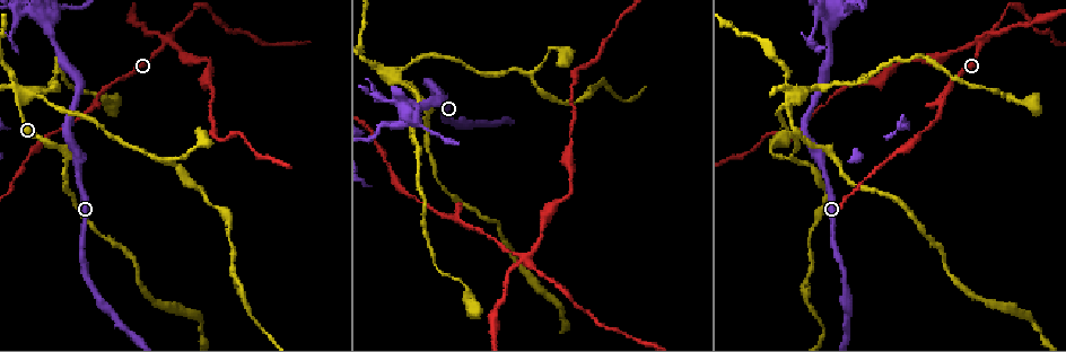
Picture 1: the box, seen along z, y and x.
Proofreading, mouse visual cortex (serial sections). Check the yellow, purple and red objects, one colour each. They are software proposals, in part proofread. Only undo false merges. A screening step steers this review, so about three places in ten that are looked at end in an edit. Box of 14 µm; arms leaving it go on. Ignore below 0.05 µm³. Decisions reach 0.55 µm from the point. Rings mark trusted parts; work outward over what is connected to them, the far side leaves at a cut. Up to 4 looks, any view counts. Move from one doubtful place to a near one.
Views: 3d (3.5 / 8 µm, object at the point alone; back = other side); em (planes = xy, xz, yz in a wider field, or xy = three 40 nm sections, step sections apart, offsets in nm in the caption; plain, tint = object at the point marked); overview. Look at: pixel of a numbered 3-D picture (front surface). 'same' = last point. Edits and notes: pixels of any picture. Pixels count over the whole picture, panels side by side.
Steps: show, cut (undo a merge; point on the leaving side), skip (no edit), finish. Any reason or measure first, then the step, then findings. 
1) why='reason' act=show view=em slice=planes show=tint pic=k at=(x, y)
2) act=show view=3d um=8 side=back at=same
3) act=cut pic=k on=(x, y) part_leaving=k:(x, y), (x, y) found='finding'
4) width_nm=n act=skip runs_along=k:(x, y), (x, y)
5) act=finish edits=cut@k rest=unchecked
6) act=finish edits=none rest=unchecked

why='abrupt turn' act=show view=3d um=8 pic=1 at=(838, 11)

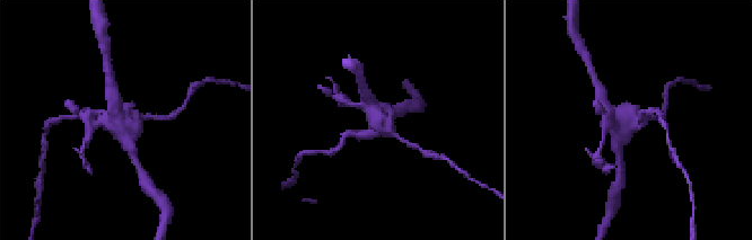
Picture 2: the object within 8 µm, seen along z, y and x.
why='now the EM' act=show view=em slice=planes show=tint pic=2 at=(629, 123)

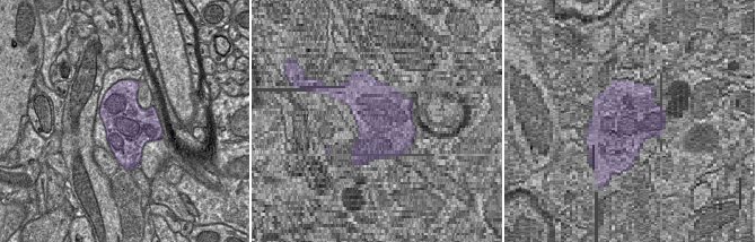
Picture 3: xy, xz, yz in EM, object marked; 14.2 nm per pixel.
act=cut pic=2 on=(376, 133) part_leaving=2:(379, 112), (378, 125), (396, 135) found='two cells meet here'

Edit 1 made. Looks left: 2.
why='abrupt turn' act=show view=3d um=3.5 pic=1 at=(25, 93)

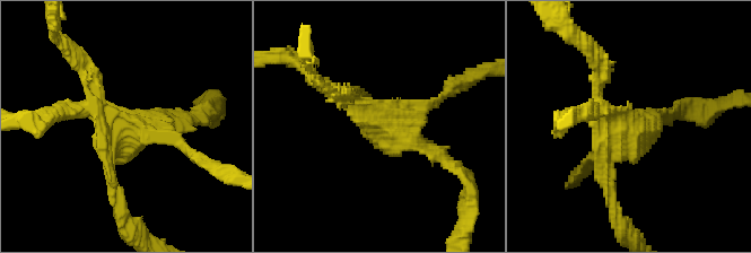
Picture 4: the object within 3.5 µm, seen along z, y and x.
arms=3 arm_widths_nm=150,150,150 act=show view=em slice=planes show=tint pic=4 at=(131, 130)

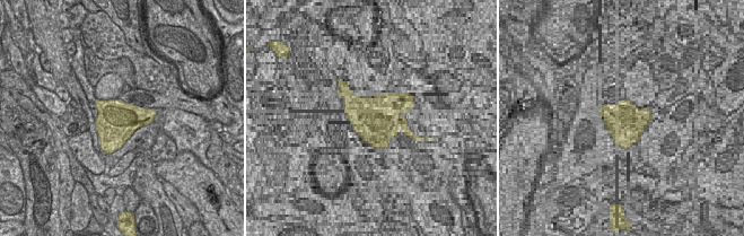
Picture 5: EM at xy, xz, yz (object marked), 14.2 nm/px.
act=cut pic=4 on=(400, 103) part_leaving=4:(364, 107), (382, 121), (447, 93) found='a second cell is stuck on'

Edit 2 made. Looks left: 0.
act=finish edits=cut@2,cut@4 rest=unchecked

